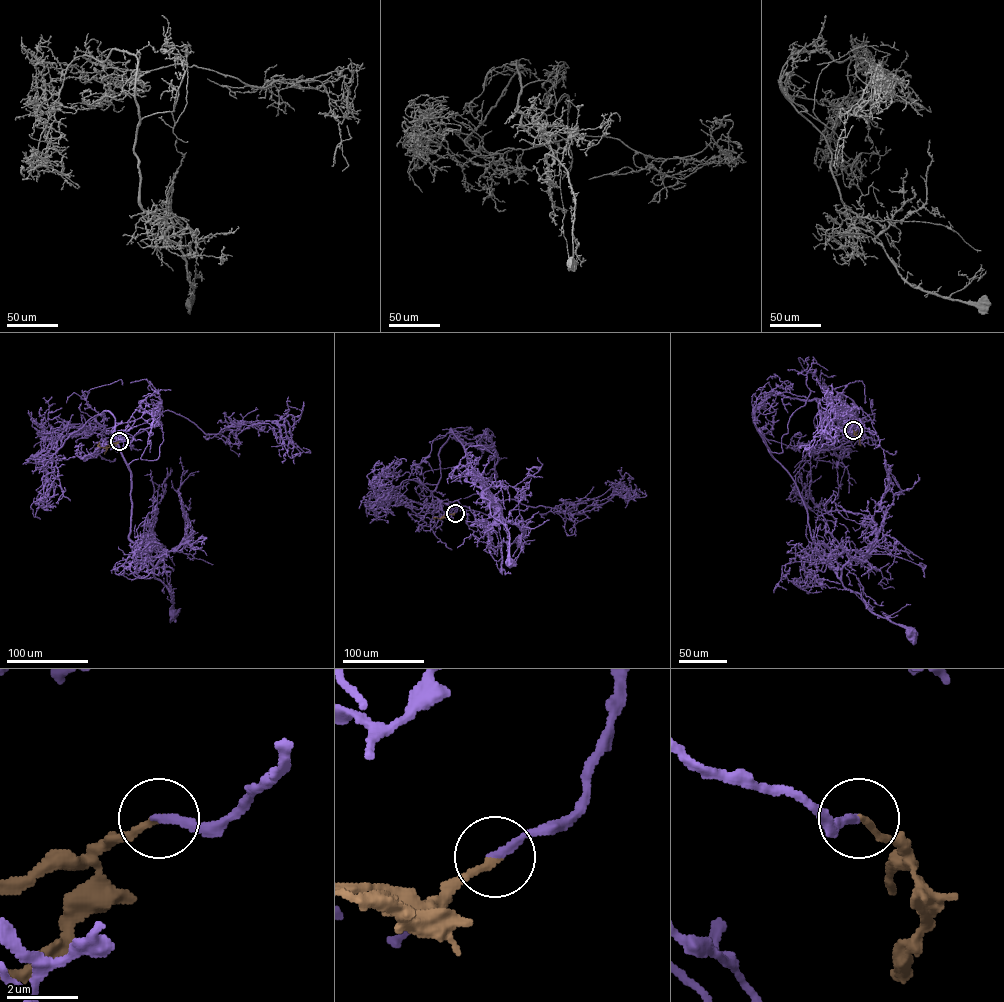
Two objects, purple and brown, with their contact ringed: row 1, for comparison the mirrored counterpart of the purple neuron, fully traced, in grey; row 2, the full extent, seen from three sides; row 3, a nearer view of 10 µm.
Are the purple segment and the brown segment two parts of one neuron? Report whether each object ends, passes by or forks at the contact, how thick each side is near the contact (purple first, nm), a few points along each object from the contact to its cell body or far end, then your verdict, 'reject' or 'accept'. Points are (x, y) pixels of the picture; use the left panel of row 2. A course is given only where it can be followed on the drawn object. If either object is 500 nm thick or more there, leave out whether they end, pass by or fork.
purple ends there; brown ends there; 240 nm thick on the purple side, 180 nm on the other; purple runs (119, 441), (124, 439), (95, 417), (108, 411), (115, 418), (130, 473), (129, 538), (173, 597), (173, 614); brown runs (118, 441), (105, 448), (98, 446), (99, 442); accept

